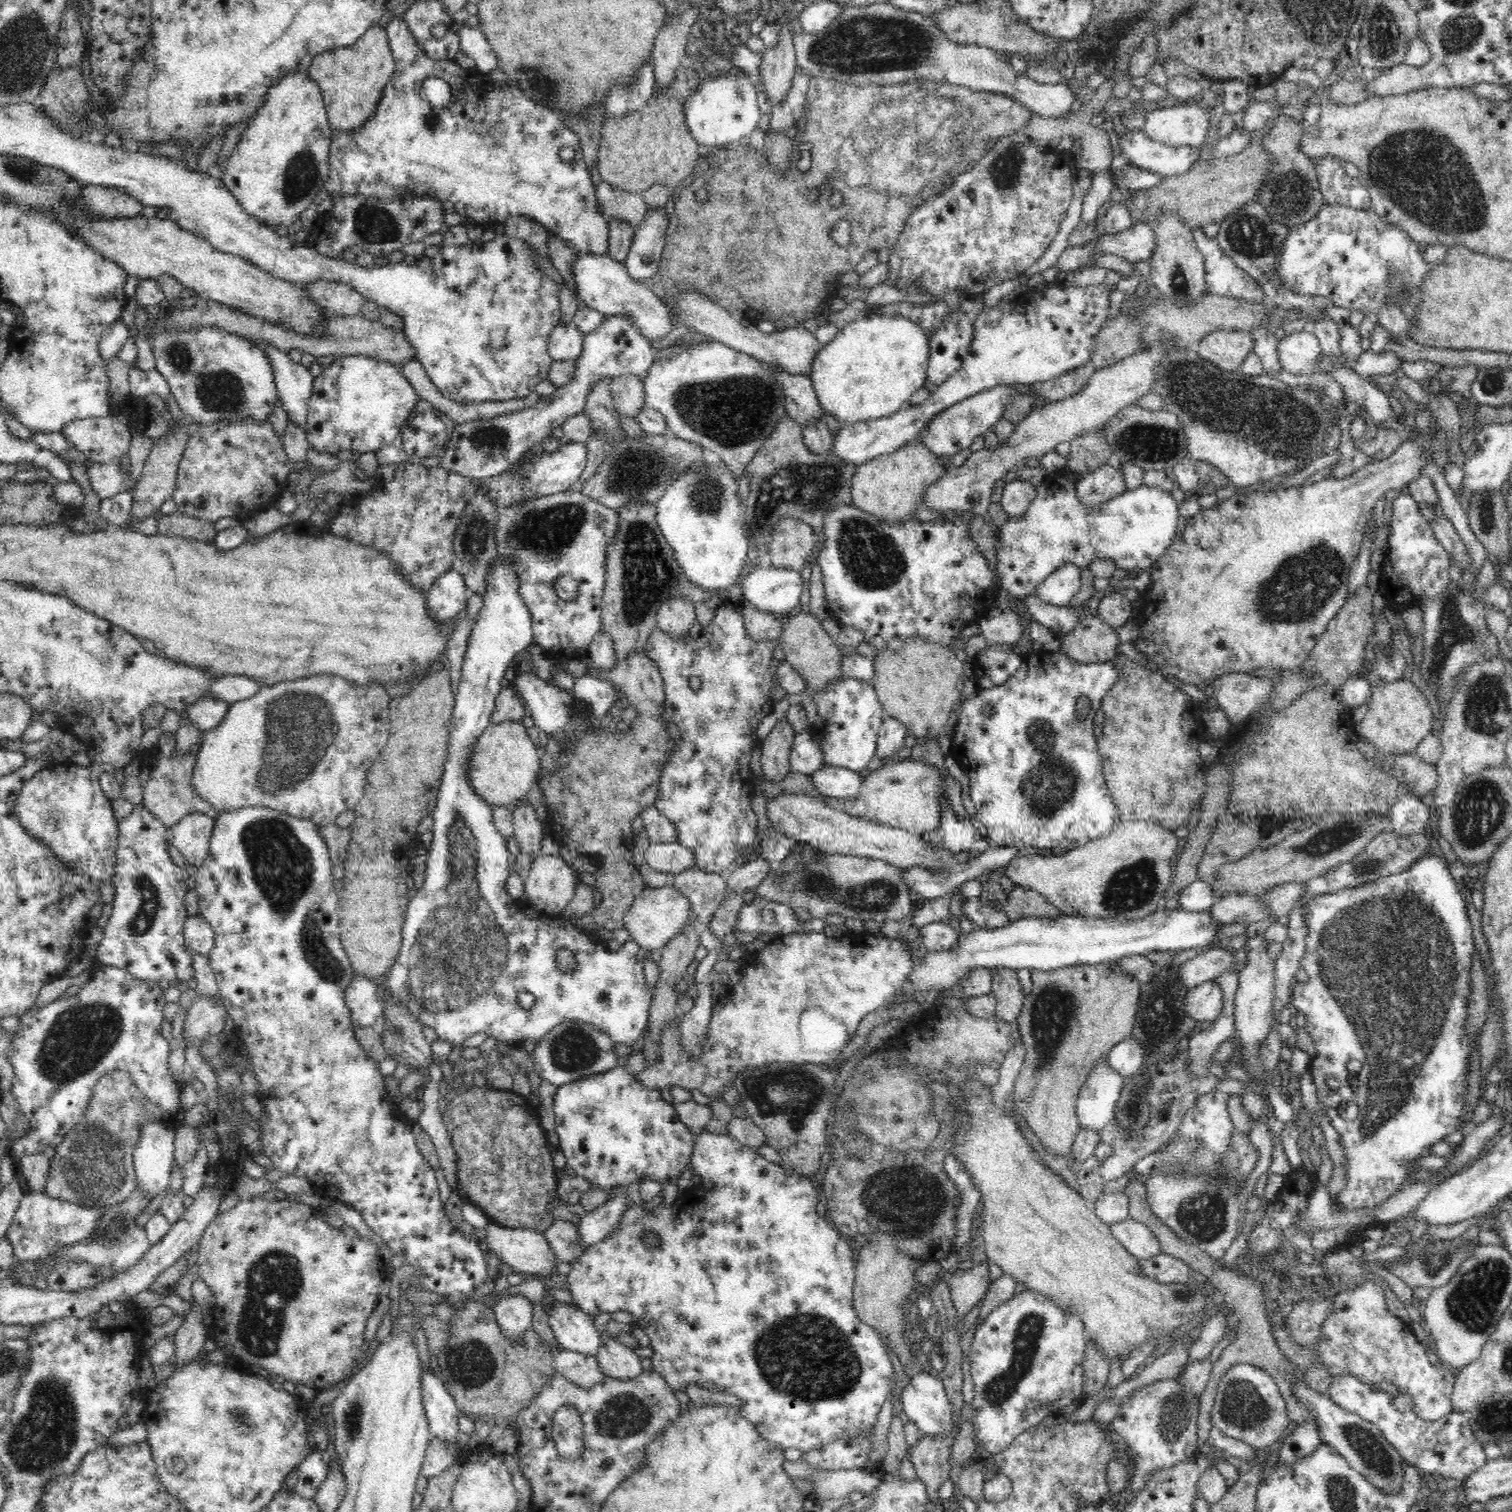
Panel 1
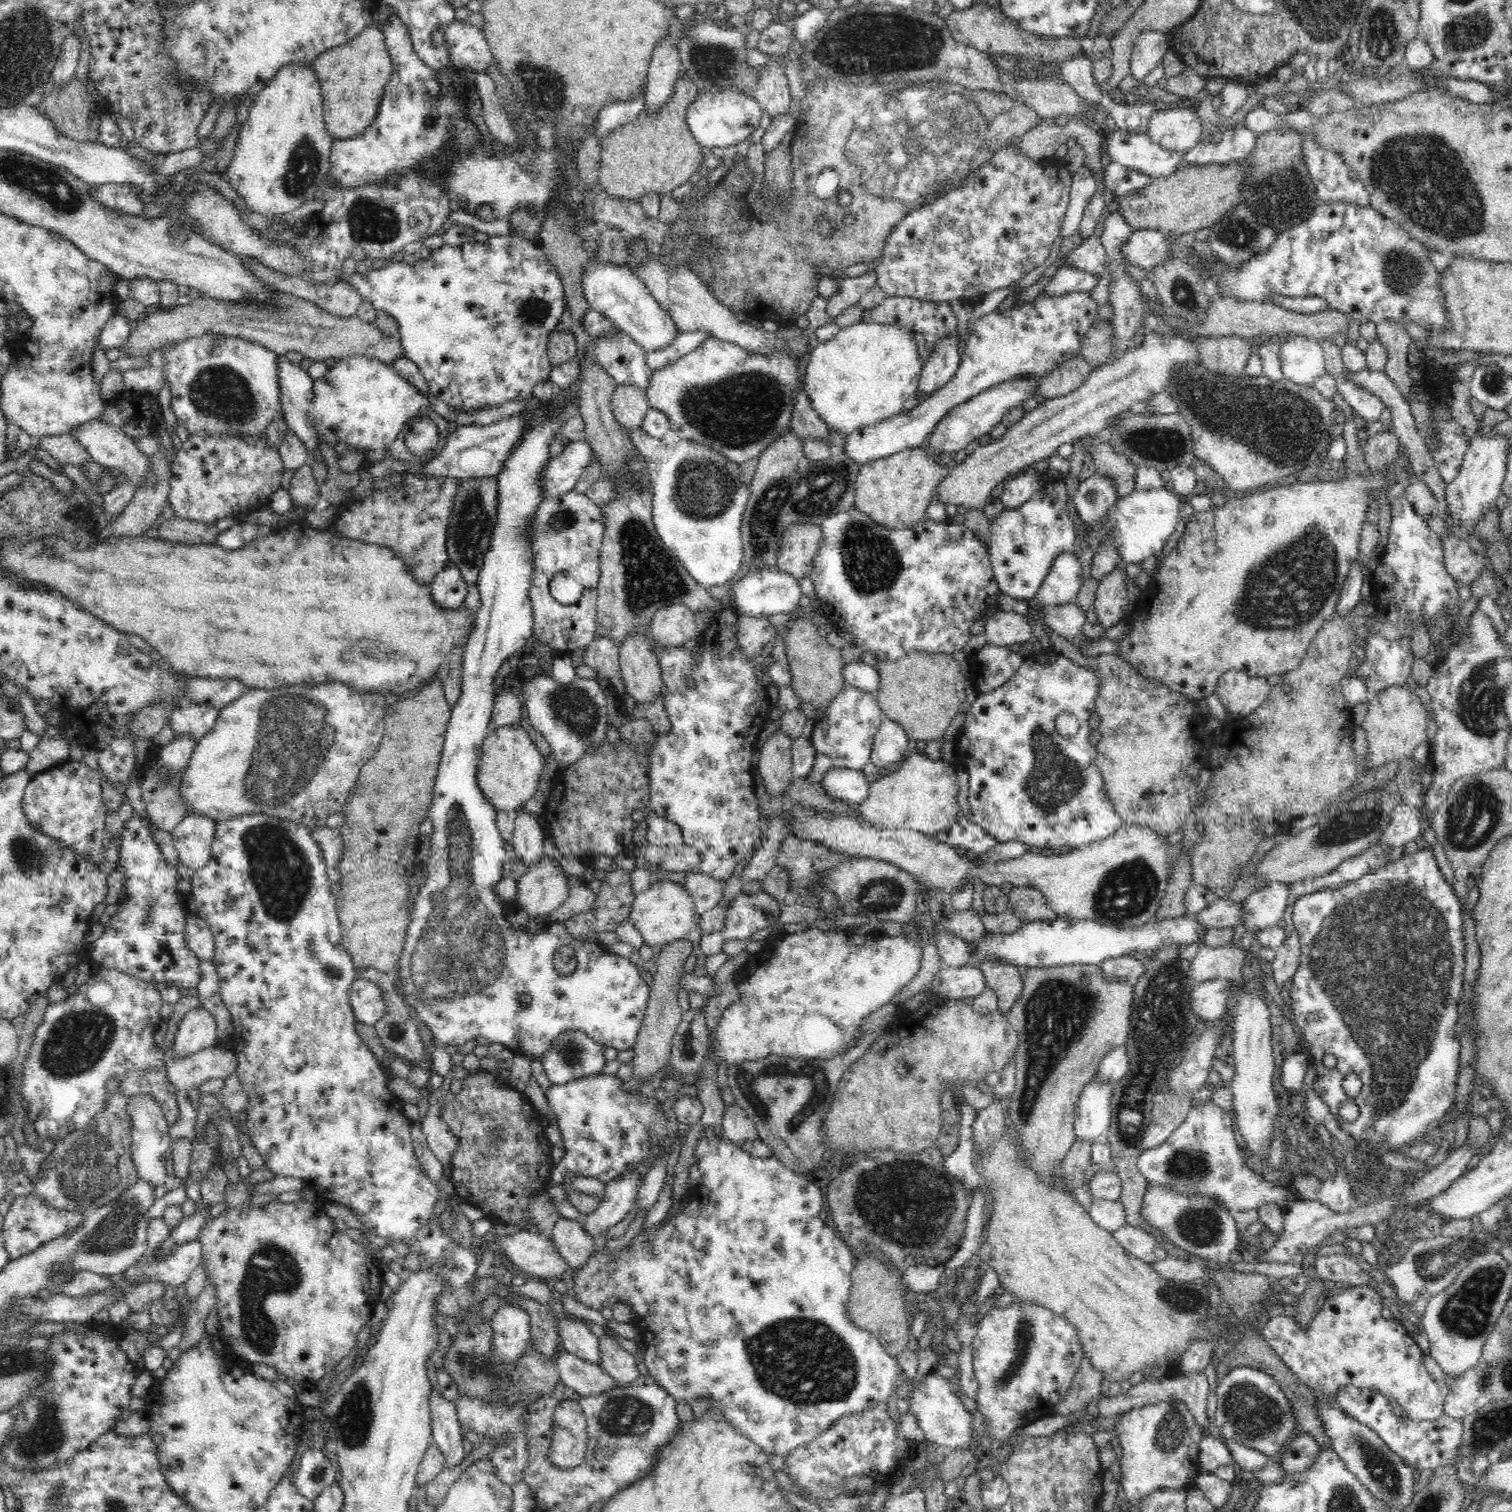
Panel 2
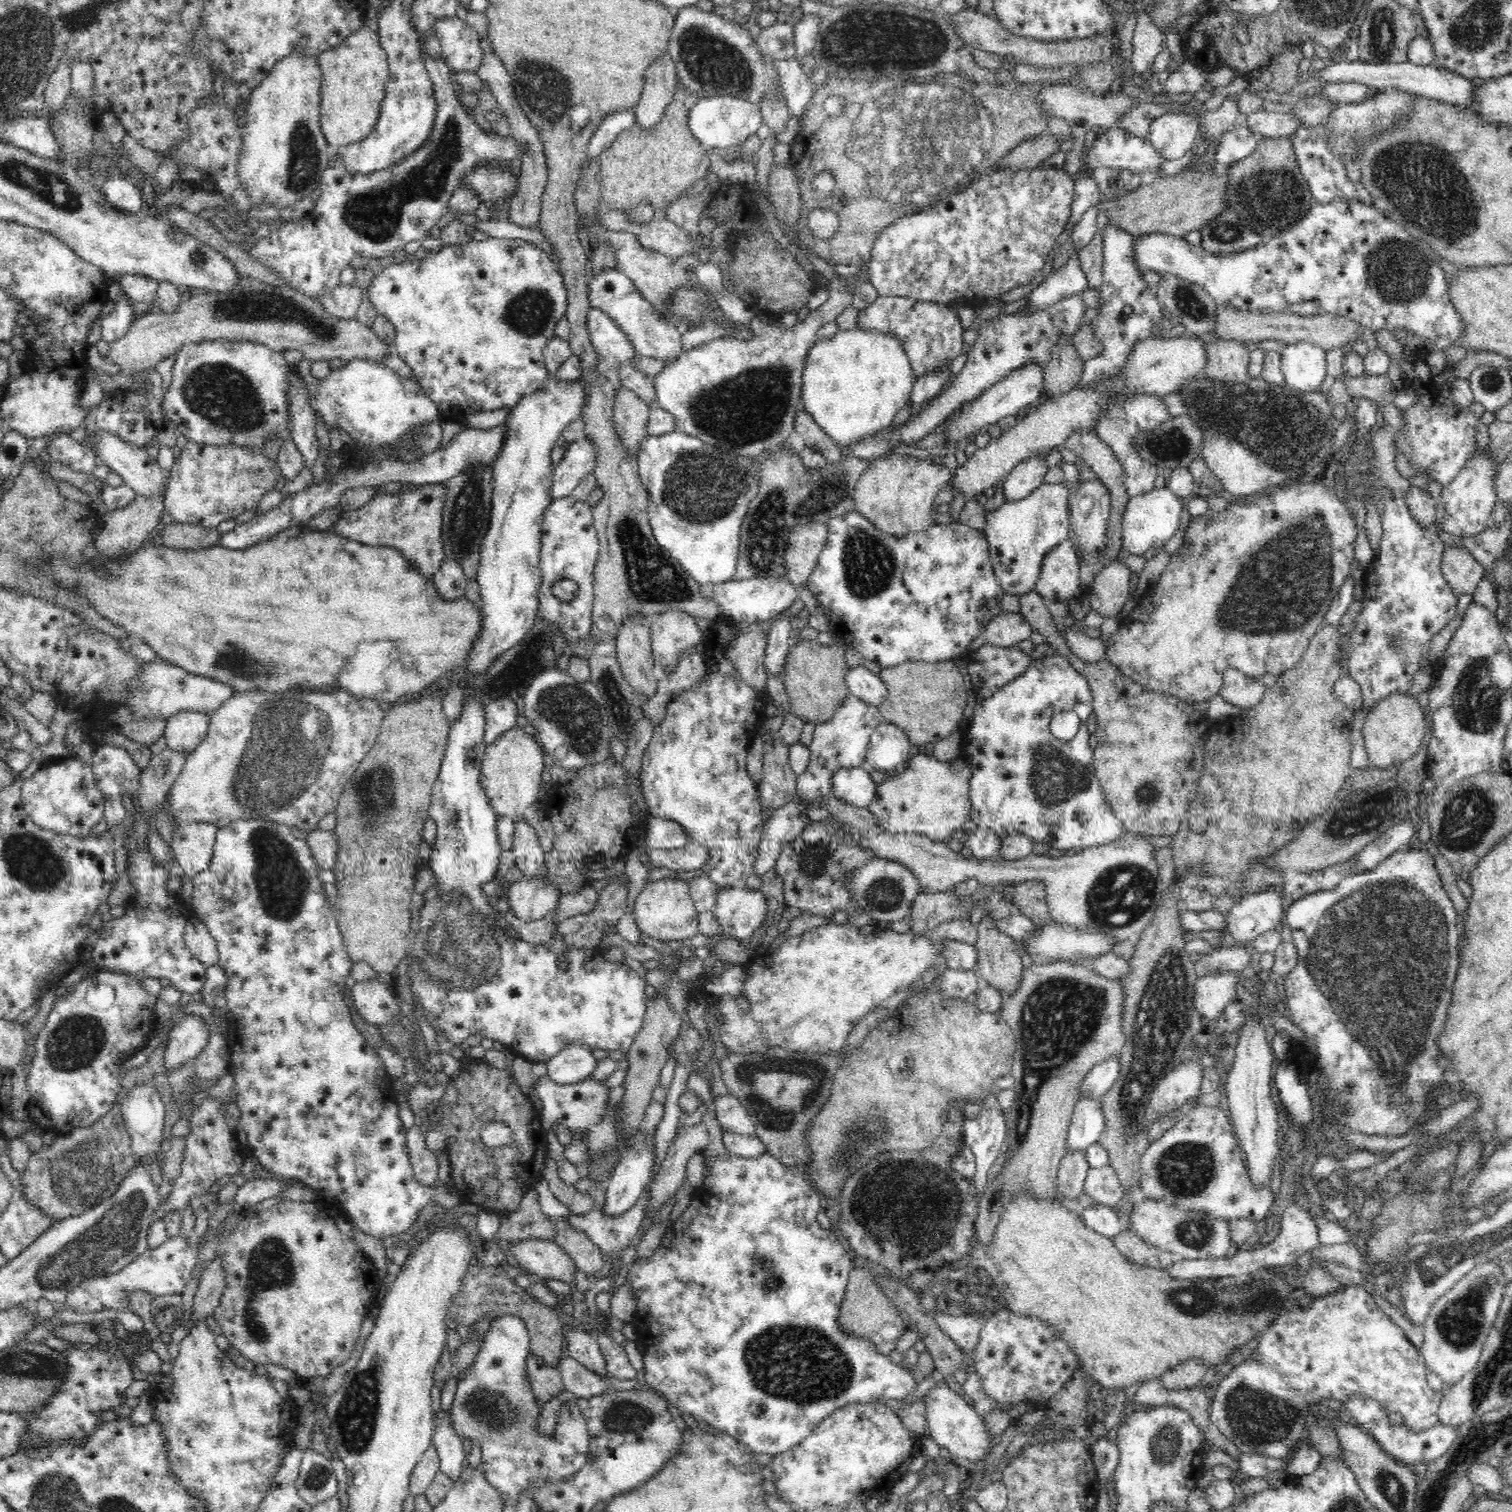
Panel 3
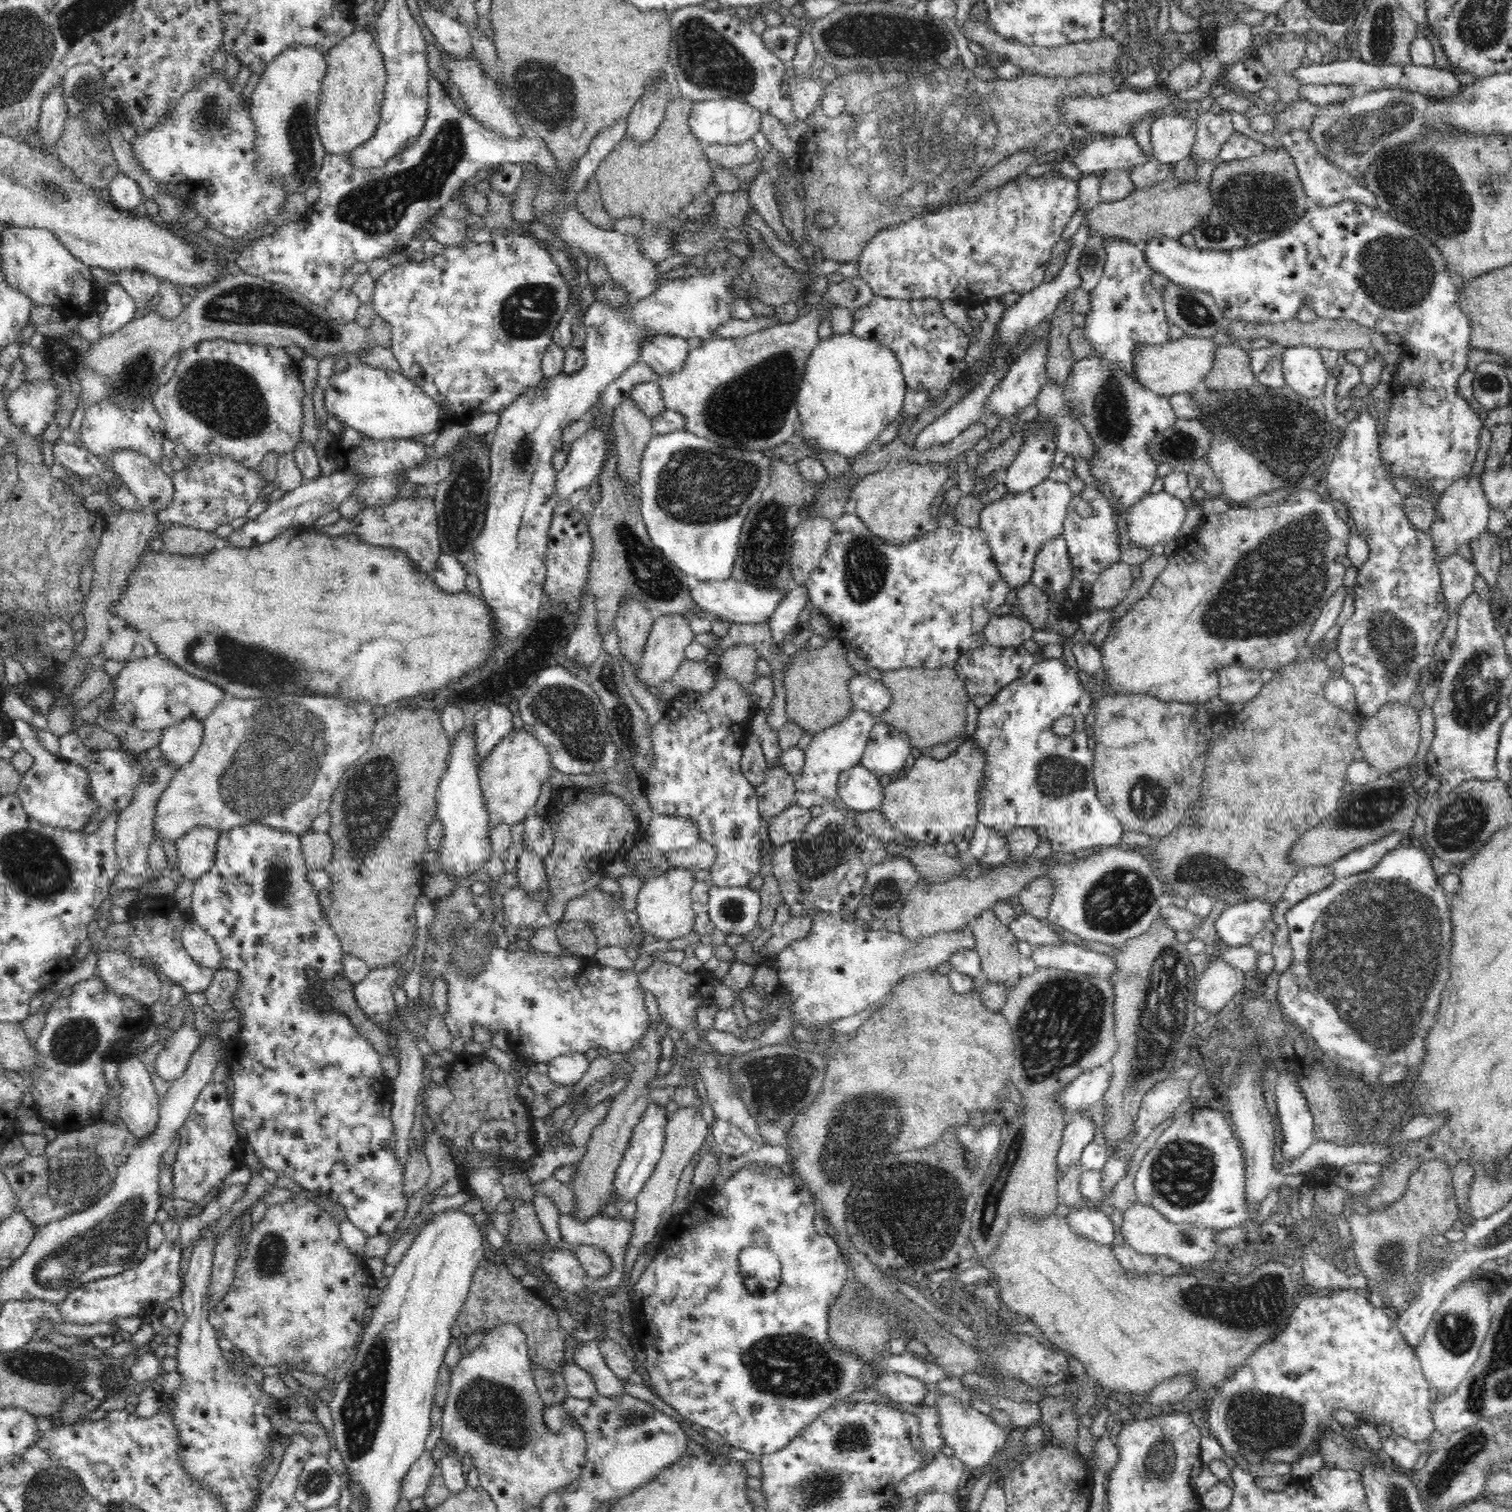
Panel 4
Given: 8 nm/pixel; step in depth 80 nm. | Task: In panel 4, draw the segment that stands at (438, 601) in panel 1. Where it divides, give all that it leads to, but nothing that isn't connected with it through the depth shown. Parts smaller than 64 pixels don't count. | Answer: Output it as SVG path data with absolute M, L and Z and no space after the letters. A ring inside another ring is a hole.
M442 553L437 560L436 568L431 573L436 584L446 593L459 593L465 589L466 569L458 558Z

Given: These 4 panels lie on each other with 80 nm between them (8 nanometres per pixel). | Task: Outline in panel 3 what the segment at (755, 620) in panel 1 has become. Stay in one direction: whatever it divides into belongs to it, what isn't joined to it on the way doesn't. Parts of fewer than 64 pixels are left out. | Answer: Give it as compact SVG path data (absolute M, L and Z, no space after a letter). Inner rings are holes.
M754 622L737 625L740 626L740 631L726 655L736 667L736 673L744 677L750 687L765 692L768 680L765 669L768 634L763 635L760 624L761 622Z

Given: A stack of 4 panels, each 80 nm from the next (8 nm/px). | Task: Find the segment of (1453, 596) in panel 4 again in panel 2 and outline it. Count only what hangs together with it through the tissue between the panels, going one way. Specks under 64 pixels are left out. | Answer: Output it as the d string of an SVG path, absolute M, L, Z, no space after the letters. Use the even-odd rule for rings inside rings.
M1454 529L1451 535L1444 538L1442 546L1448 574L1455 582L1472 586L1480 578L1484 566L1487 566L1487 561L1480 559L1465 540L1460 540Z

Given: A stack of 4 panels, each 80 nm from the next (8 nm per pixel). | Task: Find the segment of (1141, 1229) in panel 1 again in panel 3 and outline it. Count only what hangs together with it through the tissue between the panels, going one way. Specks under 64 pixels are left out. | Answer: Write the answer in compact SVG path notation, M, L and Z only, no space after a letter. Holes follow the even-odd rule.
M1122 1230L1112 1241L1115 1247L1126 1256L1126 1259L1130 1263L1138 1265L1138 1267L1149 1267L1166 1271L1179 1260L1176 1254L1147 1244L1131 1230Z

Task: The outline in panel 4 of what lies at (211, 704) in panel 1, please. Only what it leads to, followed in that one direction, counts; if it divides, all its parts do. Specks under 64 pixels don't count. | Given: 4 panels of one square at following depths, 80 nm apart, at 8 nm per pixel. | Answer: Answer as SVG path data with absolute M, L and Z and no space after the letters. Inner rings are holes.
M188 718L182 723L163 731L159 748L168 764L175 764L178 770L188 764L202 744L204 722Z

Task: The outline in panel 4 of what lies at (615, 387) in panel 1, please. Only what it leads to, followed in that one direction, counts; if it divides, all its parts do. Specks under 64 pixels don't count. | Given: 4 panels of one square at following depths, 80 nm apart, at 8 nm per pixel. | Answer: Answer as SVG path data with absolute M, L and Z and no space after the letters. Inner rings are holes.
M626 398L613 409L612 431L616 444L616 474L640 493L640 462L648 442L653 437L652 420L648 418L631 398Z

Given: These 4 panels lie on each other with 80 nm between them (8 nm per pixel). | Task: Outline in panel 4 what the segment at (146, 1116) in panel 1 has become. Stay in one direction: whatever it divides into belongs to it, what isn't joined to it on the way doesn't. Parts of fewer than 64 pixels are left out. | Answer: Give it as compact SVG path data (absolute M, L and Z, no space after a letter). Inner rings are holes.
M118 1118L114 1125L101 1122L84 1129L61 1132L42 1155L28 1156L18 1165L3 1166L2 1173L18 1197L16 1206L35 1228L40 1229L49 1222L91 1208L104 1198L115 1185L118 1170L126 1164L136 1142L132 1131Z

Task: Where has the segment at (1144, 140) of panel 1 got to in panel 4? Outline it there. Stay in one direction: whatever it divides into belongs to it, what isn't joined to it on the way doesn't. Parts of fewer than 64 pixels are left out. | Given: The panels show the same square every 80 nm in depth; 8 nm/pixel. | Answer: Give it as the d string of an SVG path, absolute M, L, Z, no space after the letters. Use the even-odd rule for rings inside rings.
M1133 136L1097 137L1086 146L1078 146L1067 153L1072 165L1083 177L1099 171L1129 170L1152 159L1142 152Z

